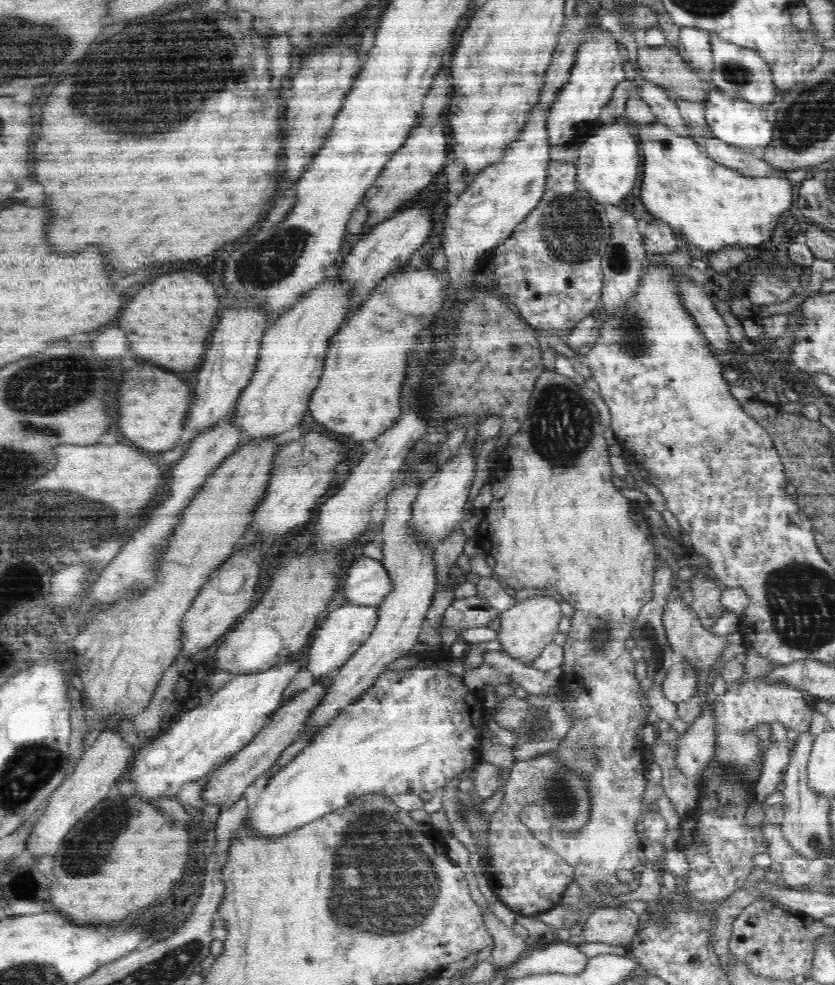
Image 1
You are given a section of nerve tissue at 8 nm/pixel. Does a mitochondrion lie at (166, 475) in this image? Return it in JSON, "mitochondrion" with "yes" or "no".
{"mitochondrion":"no"}

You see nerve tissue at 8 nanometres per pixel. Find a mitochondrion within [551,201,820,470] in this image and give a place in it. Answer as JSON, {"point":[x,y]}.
{"point":[631,336]}

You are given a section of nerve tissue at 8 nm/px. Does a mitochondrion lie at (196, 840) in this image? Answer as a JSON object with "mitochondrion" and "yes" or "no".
{"mitochondrion":"no"}

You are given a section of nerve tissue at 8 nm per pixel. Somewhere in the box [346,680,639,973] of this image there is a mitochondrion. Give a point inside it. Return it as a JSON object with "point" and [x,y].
{"point":[559,790]}

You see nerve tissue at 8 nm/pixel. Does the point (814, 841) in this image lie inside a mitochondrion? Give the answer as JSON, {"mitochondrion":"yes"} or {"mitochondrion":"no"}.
{"mitochondrion":"yes"}

